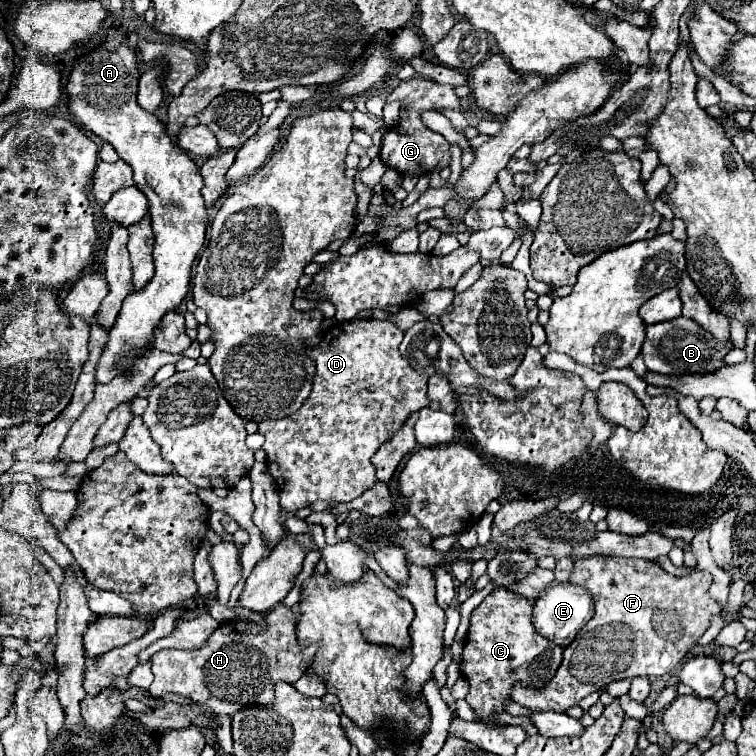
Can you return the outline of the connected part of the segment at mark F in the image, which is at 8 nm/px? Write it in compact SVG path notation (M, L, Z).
M590 556L582 560L574 560L574 570L570 574L570 582L586 588L596 606L594 618L578 632L574 644L564 650L564 658L554 678L544 688L530 688L526 682L514 682L510 690L510 698L526 706L530 710L552 710L564 712L576 706L584 696L592 692L600 692L606 684L614 680L638 678L638 676L664 676L674 670L676 664L690 652L690 646L708 630L712 616L720 614L718 602L708 594L712 584L712 574L696 570L686 576L672 576L664 572L658 564L642 558L606 558L606 556Z

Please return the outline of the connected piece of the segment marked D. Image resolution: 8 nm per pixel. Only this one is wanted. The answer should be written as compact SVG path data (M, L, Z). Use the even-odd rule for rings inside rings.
M358 318L344 322L342 328L326 330L322 342L316 348L308 348L310 358L316 362L310 396L298 412L280 420L264 420L258 428L266 438L266 464L278 484L282 510L296 512L316 500L350 502L374 486L376 472L370 458L414 412L430 402L426 396L426 374L416 372L398 352L402 338L404 332L390 320Z

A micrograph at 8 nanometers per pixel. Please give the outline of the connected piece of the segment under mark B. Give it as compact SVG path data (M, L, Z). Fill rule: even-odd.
M678 316L674 320L666 320L660 324L652 324L646 328L646 340L642 344L642 356L646 368L656 374L710 374L726 366L724 356L734 348L732 340L728 340L730 348L722 348L710 332L706 332L700 324L690 318Z

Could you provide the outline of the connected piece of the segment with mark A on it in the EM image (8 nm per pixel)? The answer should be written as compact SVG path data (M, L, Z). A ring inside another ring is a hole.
M108 30L108 40L100 44L100 48L84 54L74 66L68 80L68 96L70 96L70 112L76 122L86 130L96 134L100 140L110 142L118 156L132 166L134 182L140 192L148 198L148 212L152 218L154 232L154 264L156 274L152 282L144 290L130 292L122 304L122 312L110 330L110 340L106 344L106 352L98 362L96 380L106 384L118 372L130 368L130 358L142 354L150 346L150 338L158 320L180 306L186 292L190 290L190 274L192 264L198 250L204 244L204 232L208 226L208 214L202 200L202 176L198 166L188 158L186 152L178 150L172 138L166 134L164 124L150 112L136 108L136 92L138 92L138 60L134 52L130 52L128 38L118 30ZM124 354L124 360L118 368L114 368L116 356Z

